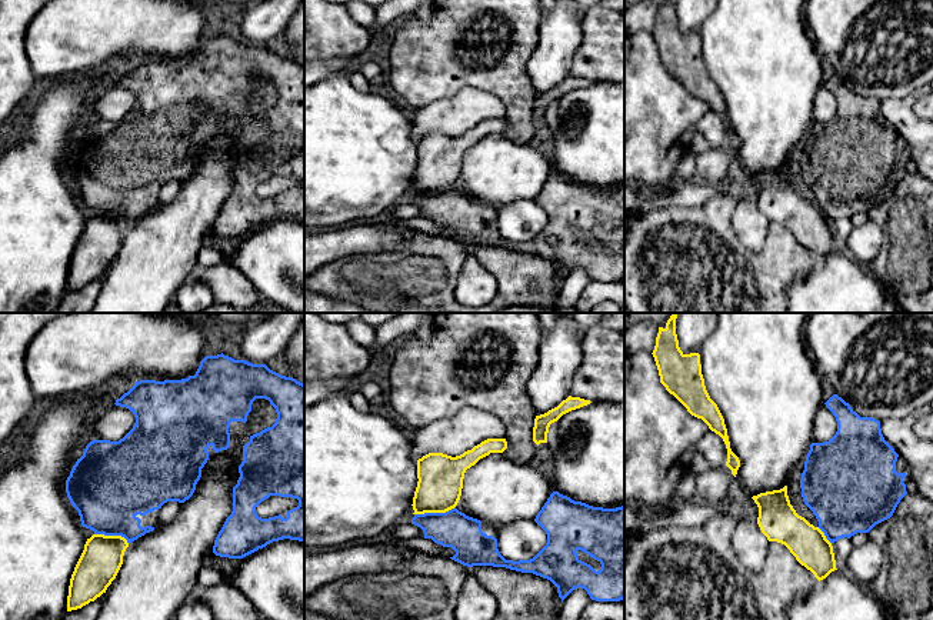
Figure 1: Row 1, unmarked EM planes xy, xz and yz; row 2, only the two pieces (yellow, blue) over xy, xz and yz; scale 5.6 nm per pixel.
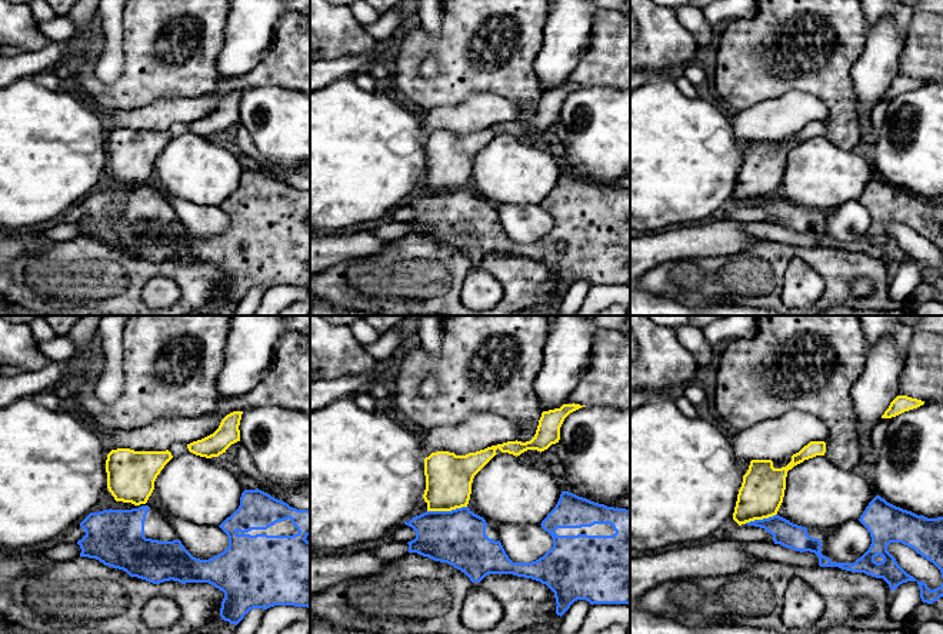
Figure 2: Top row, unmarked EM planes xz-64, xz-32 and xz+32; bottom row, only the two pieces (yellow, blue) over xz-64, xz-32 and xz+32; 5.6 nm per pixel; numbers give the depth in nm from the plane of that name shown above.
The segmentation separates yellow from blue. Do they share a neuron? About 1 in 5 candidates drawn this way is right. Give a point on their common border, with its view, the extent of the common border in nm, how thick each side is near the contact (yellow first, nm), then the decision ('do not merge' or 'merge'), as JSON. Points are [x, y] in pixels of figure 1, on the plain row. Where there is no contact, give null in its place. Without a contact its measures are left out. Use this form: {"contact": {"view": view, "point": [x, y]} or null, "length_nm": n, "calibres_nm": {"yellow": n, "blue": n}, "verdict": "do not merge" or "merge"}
{"contact": {"view": "xz", "point": [435, 192]}, "length_nm": 240, "calibres_nm": {"yellow": 260, "blue": 220}, "verdict": "do not merge"}

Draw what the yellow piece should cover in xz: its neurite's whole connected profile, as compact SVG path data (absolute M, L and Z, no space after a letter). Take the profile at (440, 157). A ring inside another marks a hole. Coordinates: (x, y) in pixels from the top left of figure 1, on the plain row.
M487 119L456 137L429 133L419 139L413 194L446 193L454 189L461 176L466 150L490 133L503 133L506 129L506 119Z

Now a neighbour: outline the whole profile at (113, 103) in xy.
M114 84L96 93L90 101L90 113L94 120L119 121L133 109L134 103L133 91Z

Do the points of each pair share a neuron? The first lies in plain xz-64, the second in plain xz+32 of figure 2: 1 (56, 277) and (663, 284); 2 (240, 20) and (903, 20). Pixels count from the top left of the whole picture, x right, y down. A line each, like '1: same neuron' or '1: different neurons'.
1: same neuron
2: different neurons

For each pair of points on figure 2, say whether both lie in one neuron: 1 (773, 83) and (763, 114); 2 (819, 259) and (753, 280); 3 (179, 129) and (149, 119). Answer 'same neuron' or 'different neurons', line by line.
1: different neurons
2: same neuron
3: different neurons

